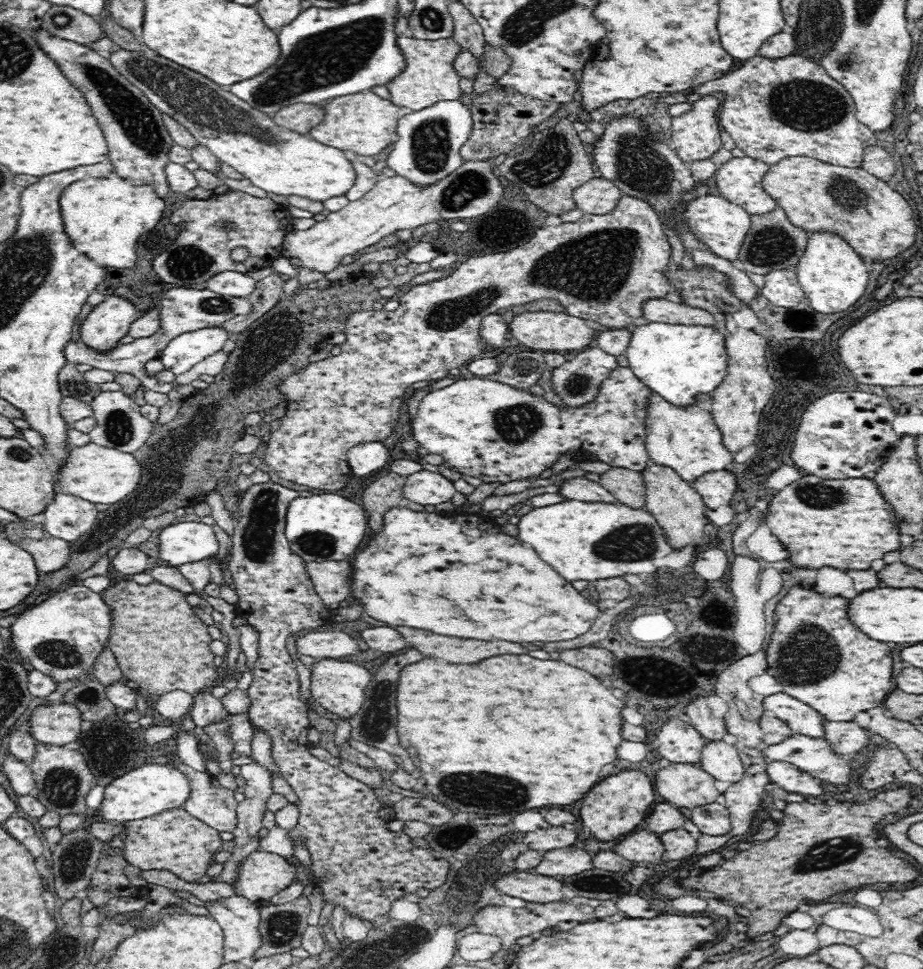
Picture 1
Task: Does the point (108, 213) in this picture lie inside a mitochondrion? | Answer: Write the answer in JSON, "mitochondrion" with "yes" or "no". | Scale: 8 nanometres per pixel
{"mitochondrion":"no"}

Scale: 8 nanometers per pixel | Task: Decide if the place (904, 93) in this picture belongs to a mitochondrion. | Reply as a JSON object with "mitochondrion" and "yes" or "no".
{"mitochondrion":"no"}

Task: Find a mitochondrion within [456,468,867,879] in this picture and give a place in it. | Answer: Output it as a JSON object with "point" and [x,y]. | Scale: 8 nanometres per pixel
{"point":[809,655]}

